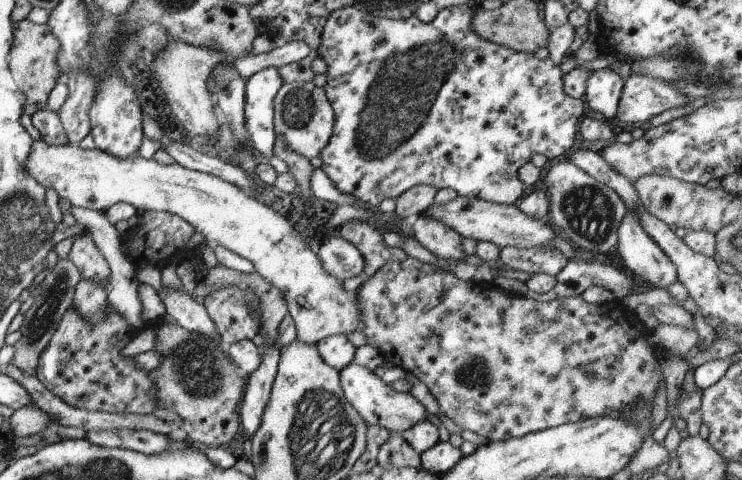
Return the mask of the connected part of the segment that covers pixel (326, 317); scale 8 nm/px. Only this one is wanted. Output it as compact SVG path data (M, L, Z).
M40 138L31 142L24 165L27 174L35 182L39 182L43 188L55 190L58 198L67 200L70 206L89 208L102 213L117 202L126 202L135 208L136 214L144 214L146 211L175 214L193 227L196 234L201 234L208 245L223 246L229 252L249 260L253 264L253 270L281 292L287 313L296 330L295 340L301 344L315 346L325 337L347 335L359 330L359 310L355 304L354 293L345 292L343 286L323 270L317 255L303 243L283 213L273 211L255 198L247 196L241 188L221 178L186 169L177 163L162 165L139 155L135 158L117 158L99 149L81 149L78 145L48 145Z

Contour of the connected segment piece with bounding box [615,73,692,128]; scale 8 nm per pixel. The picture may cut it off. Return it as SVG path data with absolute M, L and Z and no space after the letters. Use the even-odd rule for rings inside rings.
M631 73L623 83L615 119L633 128L665 110L684 106L691 100L669 81Z

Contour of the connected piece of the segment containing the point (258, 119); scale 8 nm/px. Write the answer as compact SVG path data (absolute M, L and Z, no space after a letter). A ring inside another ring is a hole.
M265 67L244 80L244 125L253 148L263 156L272 156L274 141L273 98L283 86L278 68Z

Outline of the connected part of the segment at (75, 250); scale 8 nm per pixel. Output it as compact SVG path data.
M87 233L73 242L68 254L81 279L107 287L111 270Z

